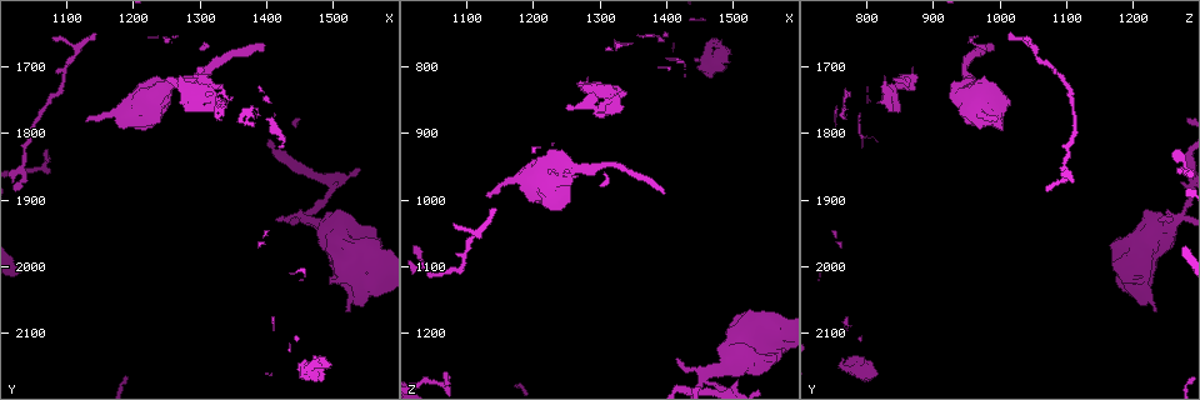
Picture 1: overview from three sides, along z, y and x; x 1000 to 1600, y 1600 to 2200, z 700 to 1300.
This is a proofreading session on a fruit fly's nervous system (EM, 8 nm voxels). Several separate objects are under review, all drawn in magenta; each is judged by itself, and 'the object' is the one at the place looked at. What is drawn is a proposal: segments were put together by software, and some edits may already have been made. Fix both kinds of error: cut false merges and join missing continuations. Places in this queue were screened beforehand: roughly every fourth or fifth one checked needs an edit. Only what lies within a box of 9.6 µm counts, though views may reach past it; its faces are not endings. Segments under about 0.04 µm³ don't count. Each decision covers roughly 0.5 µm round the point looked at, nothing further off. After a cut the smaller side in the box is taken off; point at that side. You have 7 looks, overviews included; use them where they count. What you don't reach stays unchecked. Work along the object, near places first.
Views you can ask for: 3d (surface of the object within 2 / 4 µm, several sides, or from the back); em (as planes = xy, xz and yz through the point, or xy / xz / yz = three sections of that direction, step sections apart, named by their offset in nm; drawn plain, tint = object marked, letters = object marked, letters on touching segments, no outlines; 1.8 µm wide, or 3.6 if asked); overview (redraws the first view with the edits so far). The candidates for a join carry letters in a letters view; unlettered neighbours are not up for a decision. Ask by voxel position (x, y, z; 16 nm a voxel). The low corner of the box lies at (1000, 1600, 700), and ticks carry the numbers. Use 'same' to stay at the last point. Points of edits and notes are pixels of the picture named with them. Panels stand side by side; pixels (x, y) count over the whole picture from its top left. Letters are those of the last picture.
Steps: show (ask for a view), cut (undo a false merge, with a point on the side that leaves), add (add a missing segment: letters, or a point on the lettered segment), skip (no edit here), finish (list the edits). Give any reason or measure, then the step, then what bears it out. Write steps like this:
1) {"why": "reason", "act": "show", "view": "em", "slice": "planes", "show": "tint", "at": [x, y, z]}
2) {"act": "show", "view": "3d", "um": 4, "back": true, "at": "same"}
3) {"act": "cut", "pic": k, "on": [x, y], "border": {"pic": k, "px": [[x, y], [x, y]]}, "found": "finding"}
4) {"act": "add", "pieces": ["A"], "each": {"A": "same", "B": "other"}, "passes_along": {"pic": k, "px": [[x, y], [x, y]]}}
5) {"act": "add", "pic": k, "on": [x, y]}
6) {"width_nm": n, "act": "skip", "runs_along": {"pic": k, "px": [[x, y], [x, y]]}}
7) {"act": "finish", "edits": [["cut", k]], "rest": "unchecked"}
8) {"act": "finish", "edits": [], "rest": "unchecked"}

{"why": "tapers out", "act": "show", "view": "em", "um": 3.6, "slice": "xz", "step": 4, "show": "tint", "at": [1395, 1665, 995]}

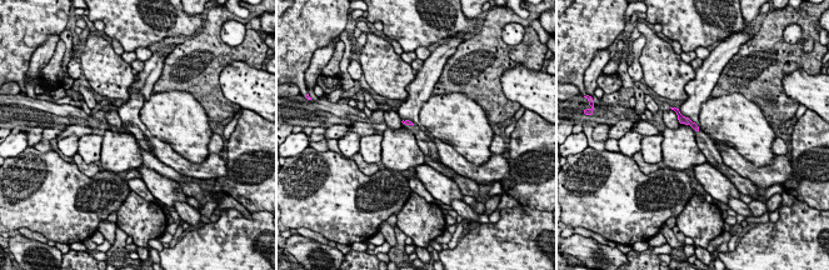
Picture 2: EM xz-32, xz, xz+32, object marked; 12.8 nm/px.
{"act": "show", "view": "em", "um": 3.6, "slice": "xz", "step": 4, "show": "letters", "at": "same"}

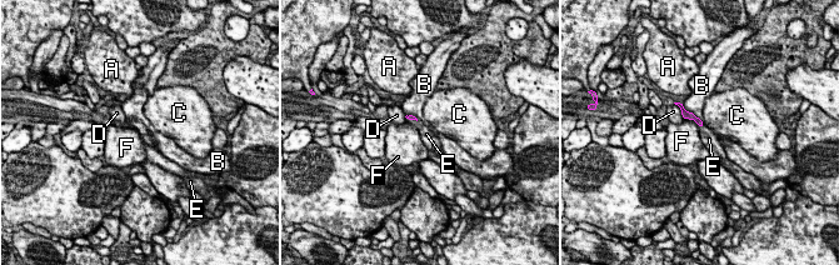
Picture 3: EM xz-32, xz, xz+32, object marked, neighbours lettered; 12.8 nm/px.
{"act": "add", "pieces": ["E"], "each": {"A": "other", "B": "other", "C": "other", "D": "other", "E": "same", "F": "other"}, "passes_along": {"pic": 3, "px": [[685, 114], [698, 124], [709, 139]]}, "found": "it goes on there"}

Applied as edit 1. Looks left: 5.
{"act": "show", "view": "overview"}

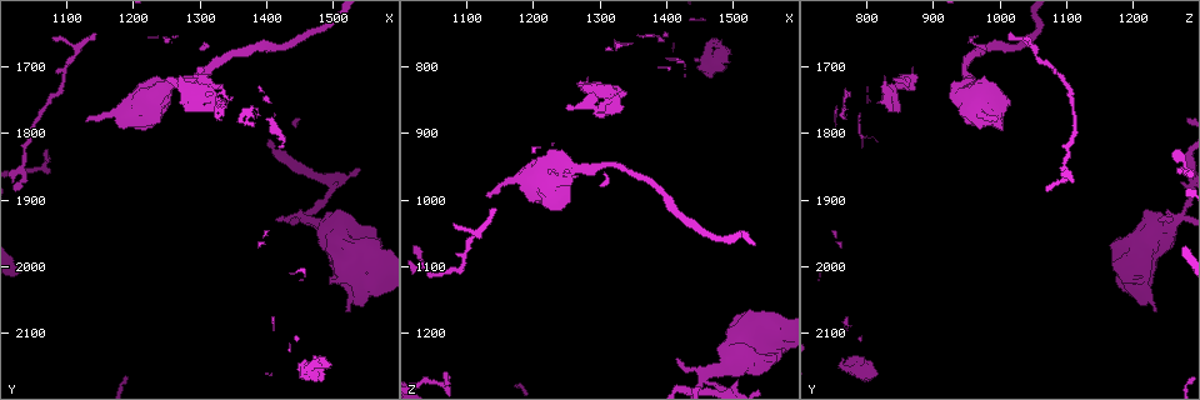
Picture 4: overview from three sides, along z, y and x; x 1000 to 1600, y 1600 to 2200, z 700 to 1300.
{"act": "show", "view": "3d", "um": 4, "at": [1535, 2005, 1195]}

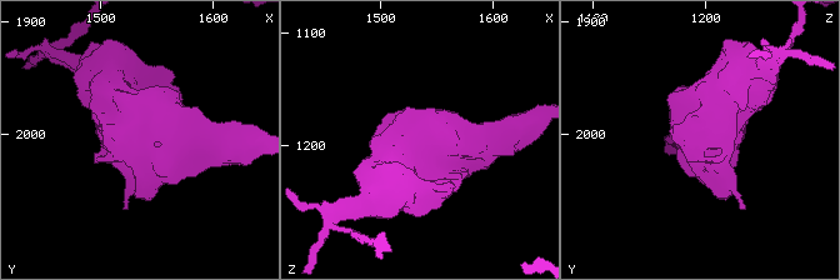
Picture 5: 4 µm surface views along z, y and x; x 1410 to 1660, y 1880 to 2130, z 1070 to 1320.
{"why": "now the EM", "act": "show", "view": "em", "um": 3.6, "slice": "planes", "show": "plain", "at": [1538, 2006, 1196]}

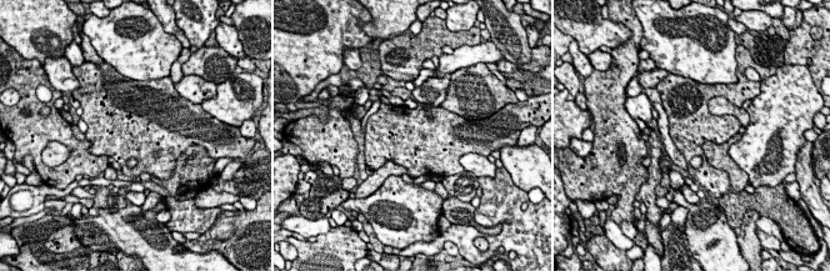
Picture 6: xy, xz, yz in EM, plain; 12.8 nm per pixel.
{"why": "what lies round it", "act": "show", "view": "em", "um": 3.6, "slice": "planes", "show": "letters", "at": "same"}

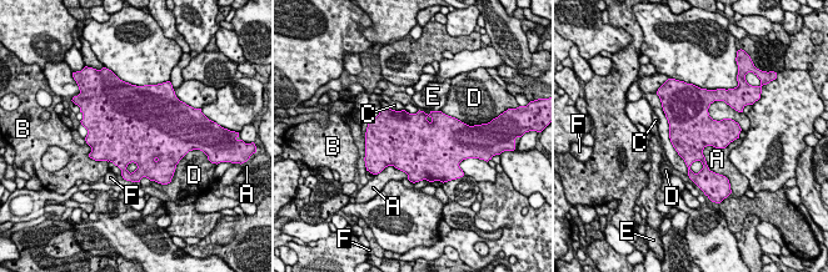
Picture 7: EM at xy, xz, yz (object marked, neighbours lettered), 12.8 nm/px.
{"width_nm": 600, "act": "skip", "each": {"A": "other", "B": "other", "C": "other", "D": "other", "E": "other", "F": "other"}, "border": {"pic": 7, "px": [[736, 139], [703, 150], [711, 171]]}, "found": "all the same neuron"}

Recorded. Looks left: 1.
{"act": "finish", "edits": [["add", 3]], "rest": "unchecked"}

